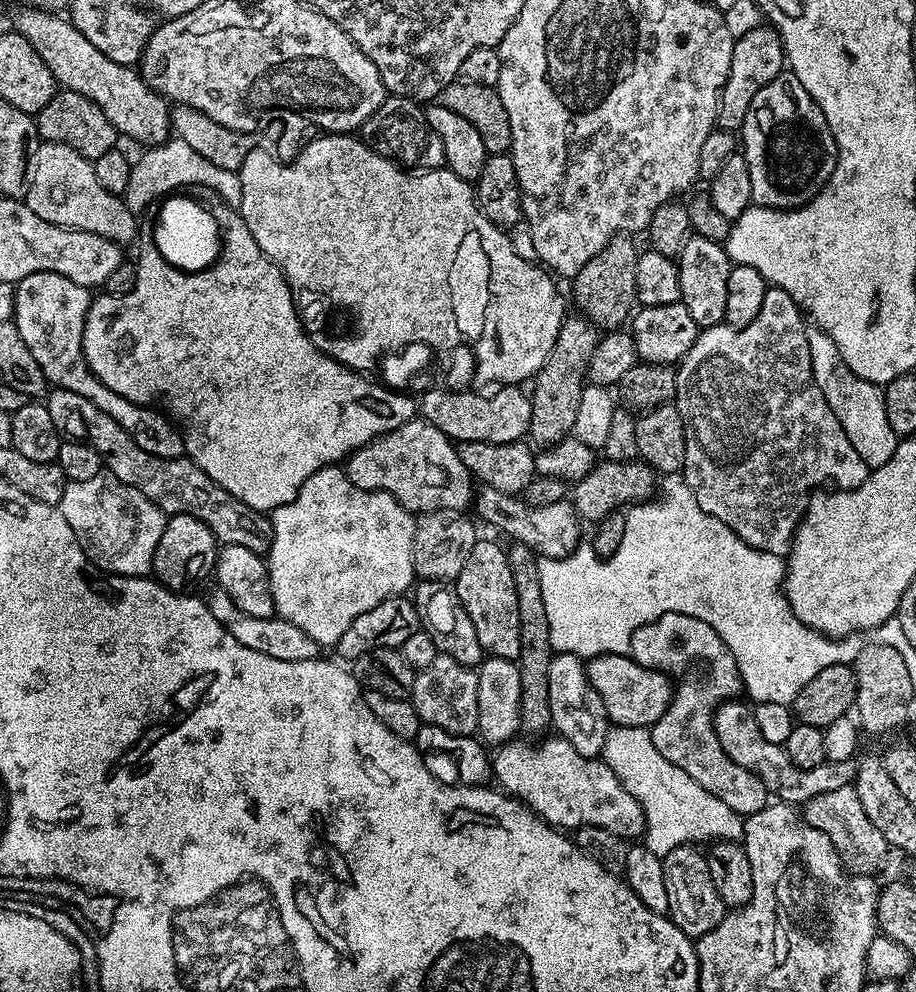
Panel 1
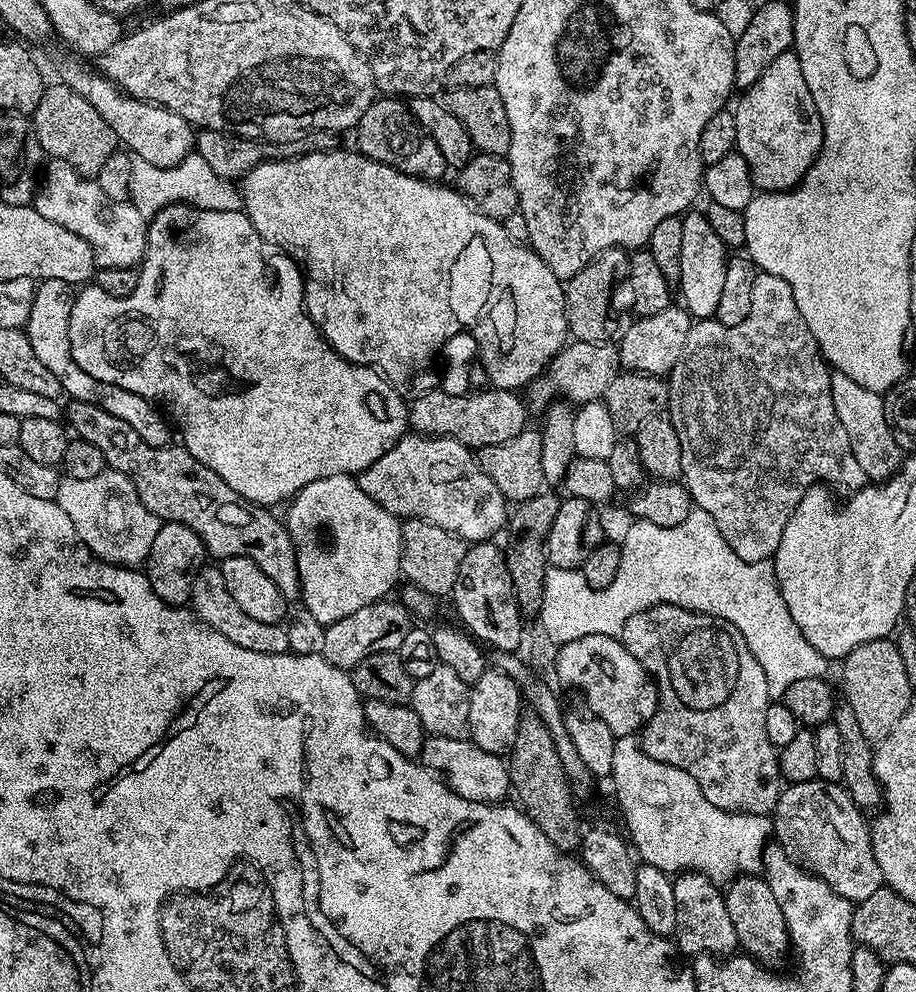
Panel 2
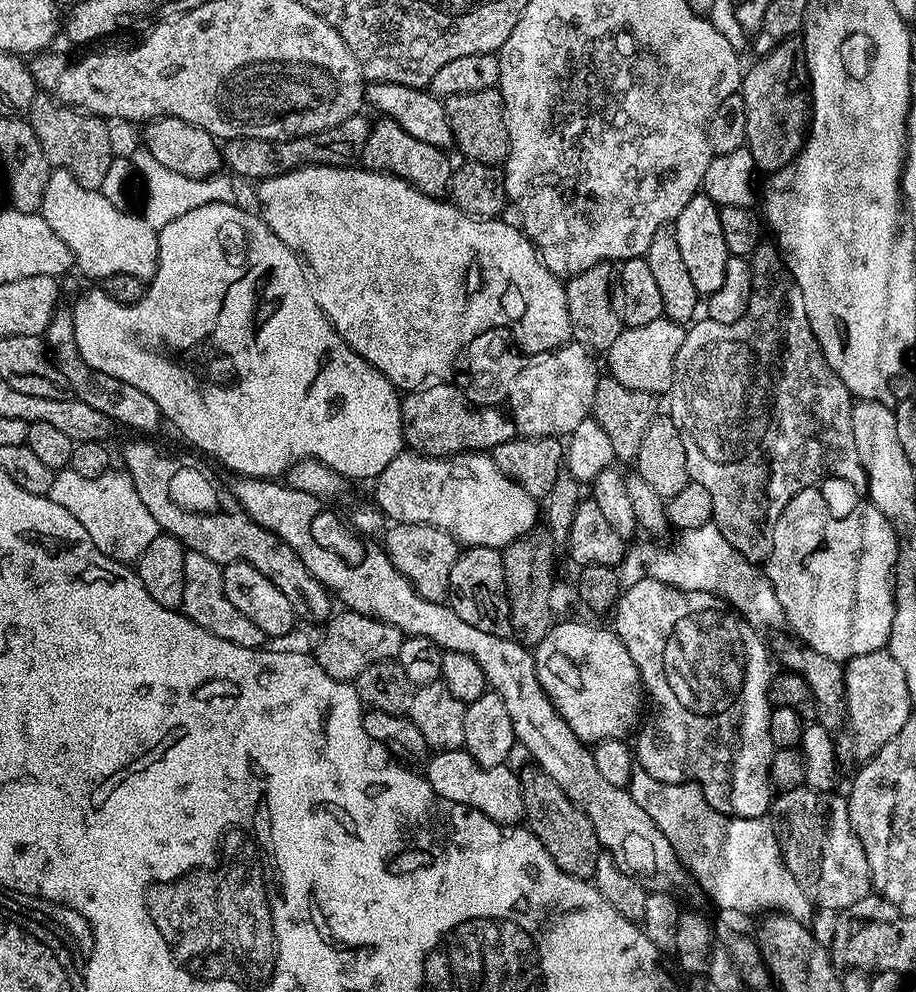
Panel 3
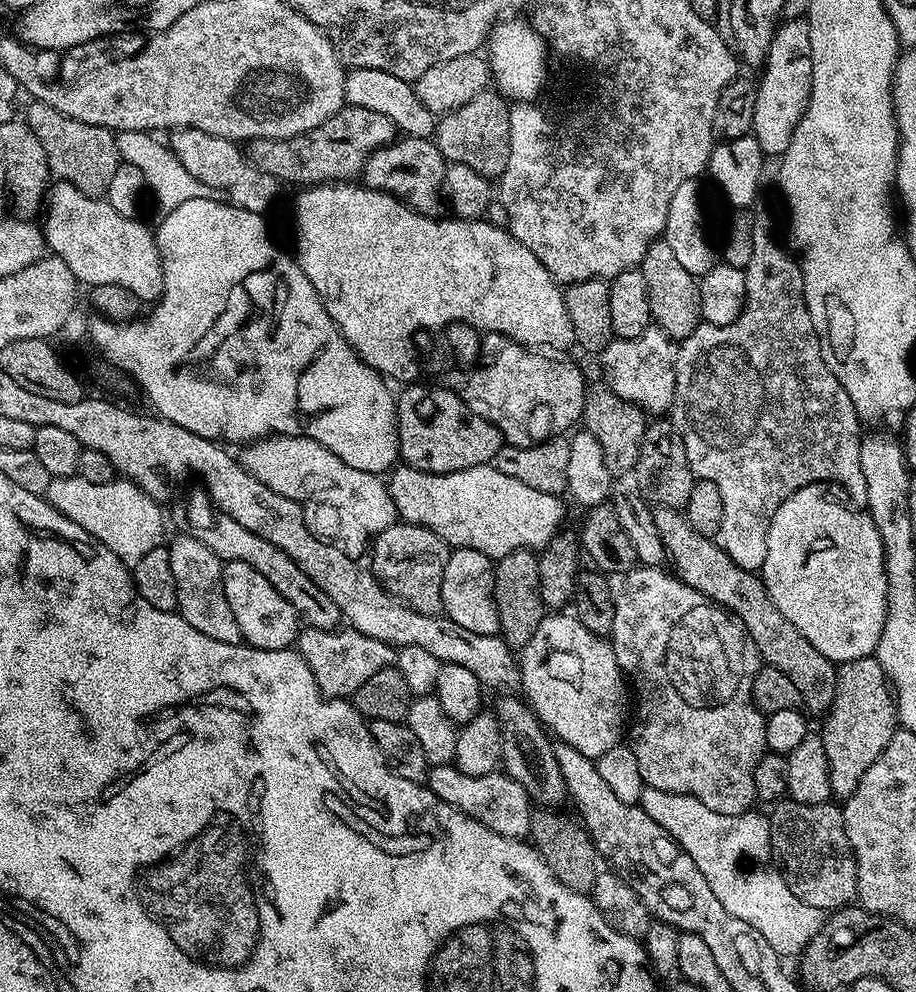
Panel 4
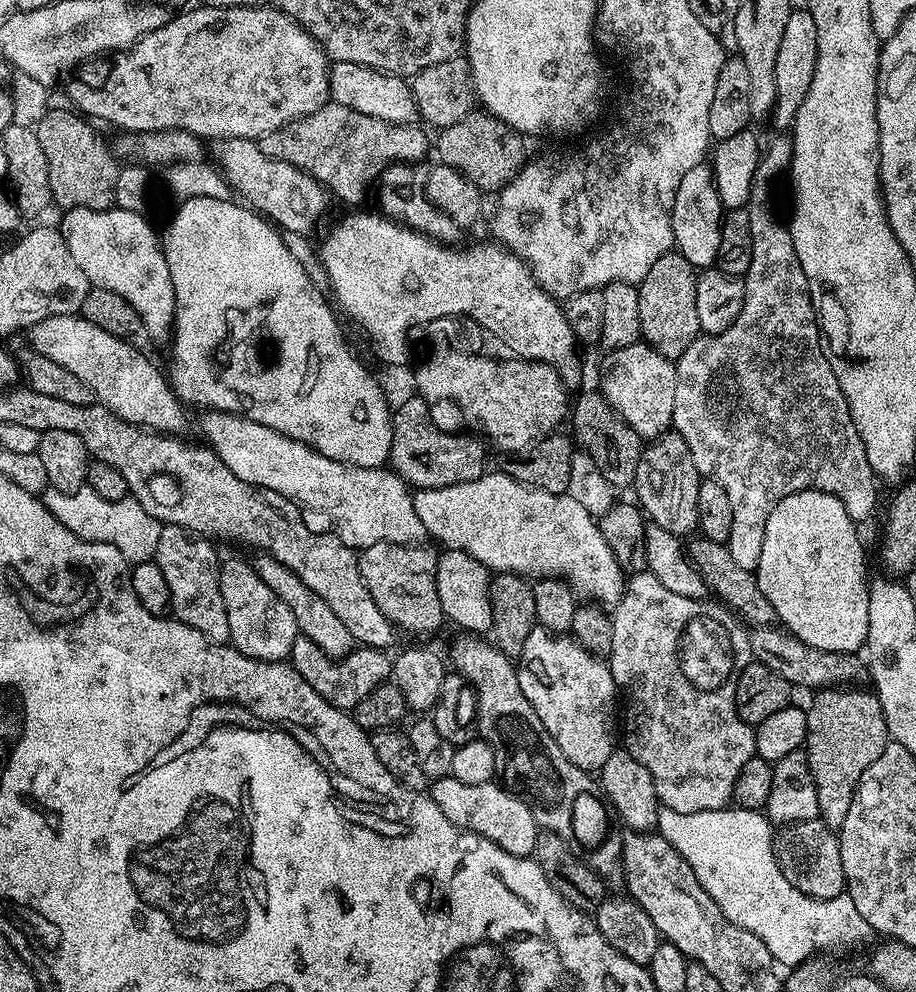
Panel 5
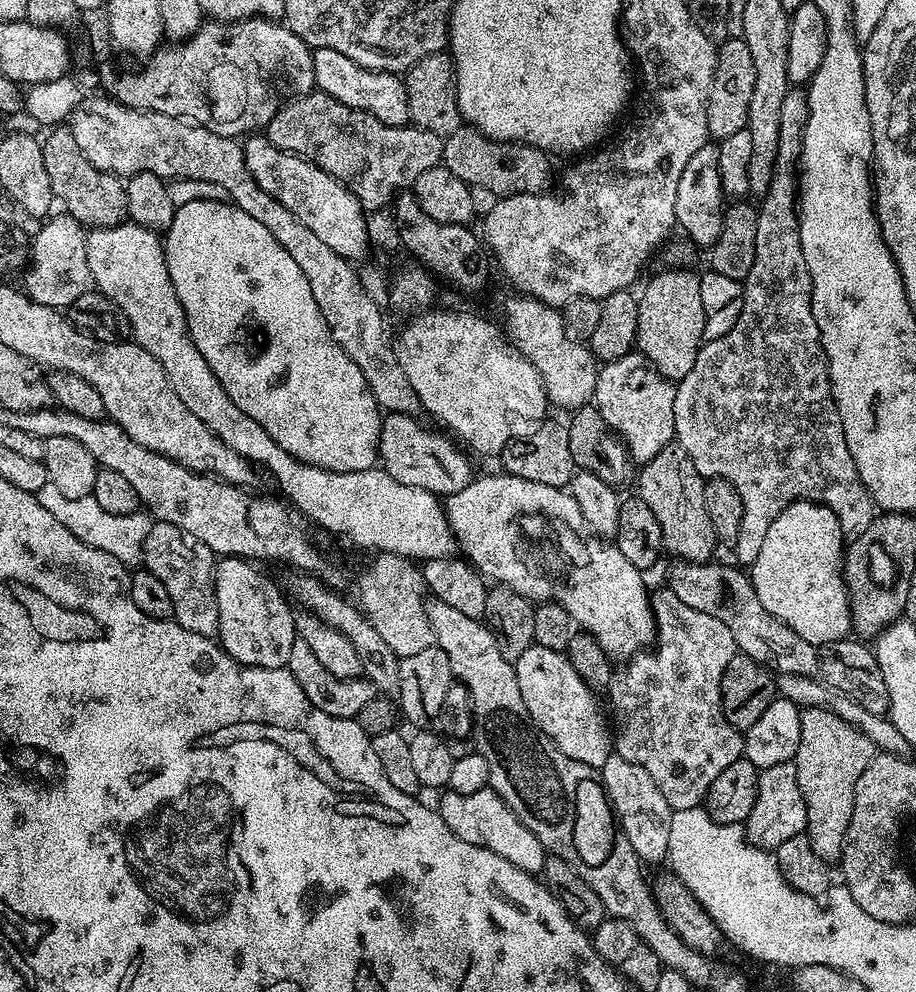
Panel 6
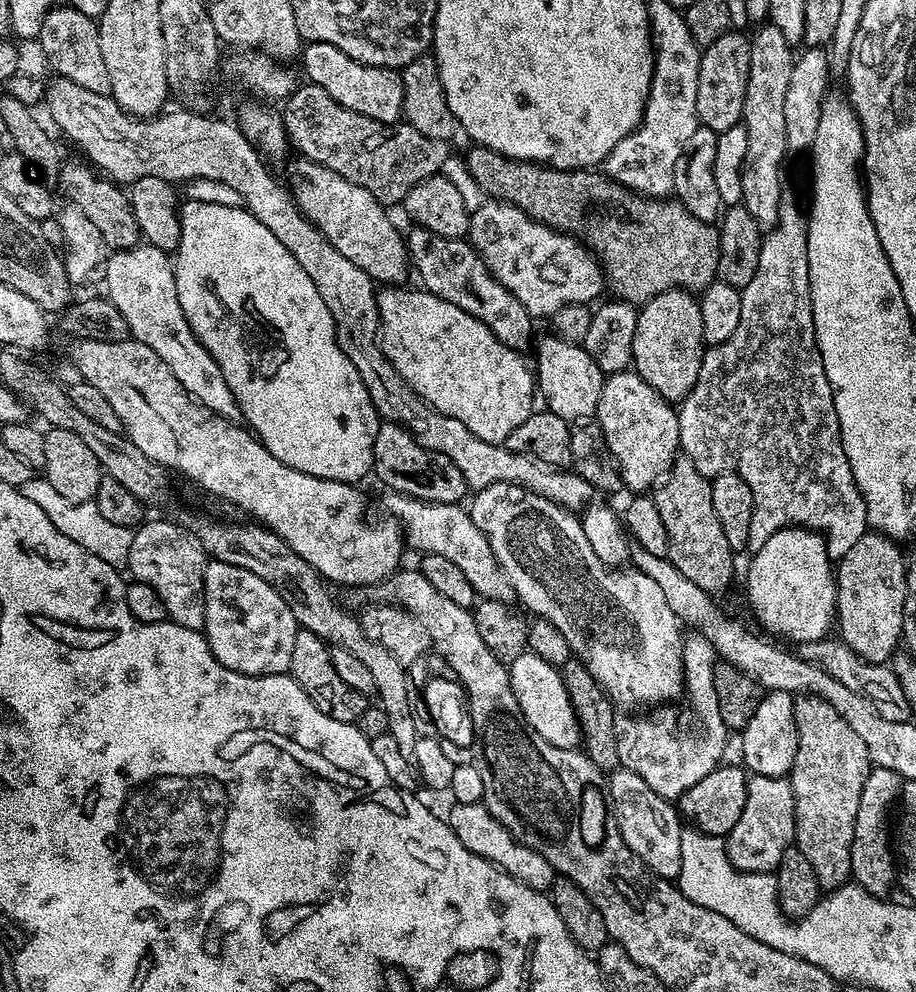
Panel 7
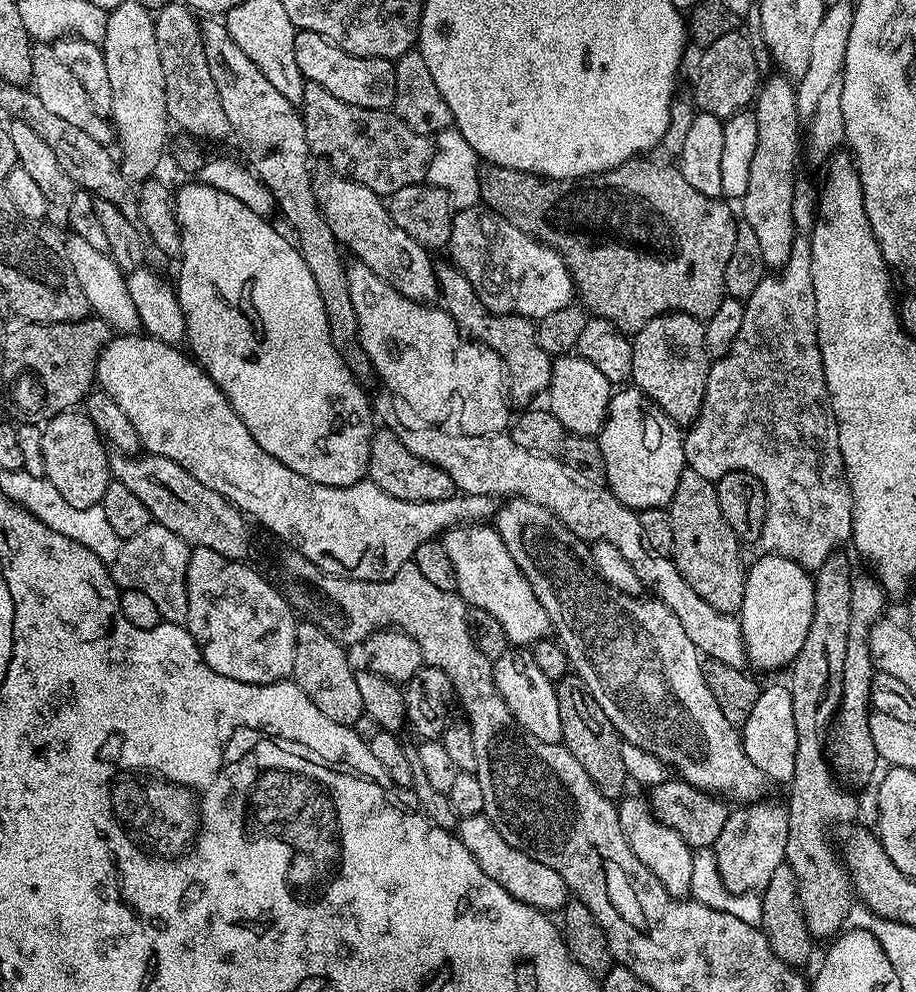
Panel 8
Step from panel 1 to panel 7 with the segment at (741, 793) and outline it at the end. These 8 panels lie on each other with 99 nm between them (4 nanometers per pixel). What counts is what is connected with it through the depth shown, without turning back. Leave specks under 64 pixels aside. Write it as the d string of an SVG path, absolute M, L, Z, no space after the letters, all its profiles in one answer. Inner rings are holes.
M699 634L684 636L684 690L686 701L700 719L700 729L688 728L672 706L660 706L643 714L620 714L614 722L620 767L638 774L661 798L679 801L690 786L702 782L706 774L721 767L730 730L718 714L718 694L714 691L714 666L718 657L712 643Z

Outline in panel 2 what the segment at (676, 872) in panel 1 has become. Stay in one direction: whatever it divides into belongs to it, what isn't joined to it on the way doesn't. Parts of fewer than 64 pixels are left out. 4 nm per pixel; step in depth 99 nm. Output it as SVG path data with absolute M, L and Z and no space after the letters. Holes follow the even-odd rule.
M701 872L679 873L673 879L674 902L678 902L678 926L674 933L674 943L685 957L714 956L727 958L737 951L738 945L734 934L734 922L726 910L723 891L717 881Z

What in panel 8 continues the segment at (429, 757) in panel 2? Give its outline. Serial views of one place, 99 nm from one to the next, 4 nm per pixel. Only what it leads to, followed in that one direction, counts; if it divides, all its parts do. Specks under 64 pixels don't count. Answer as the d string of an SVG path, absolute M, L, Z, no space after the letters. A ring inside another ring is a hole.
M487 816L459 817L458 835L462 846L474 854L474 862L478 862L478 866L482 866L482 870L486 870L486 874L514 898L549 914L559 913L568 903L570 893L566 882L562 882L562 874L558 874L558 870L550 870L550 866L542 866L542 862L530 858L530 854L520 848L510 846Z

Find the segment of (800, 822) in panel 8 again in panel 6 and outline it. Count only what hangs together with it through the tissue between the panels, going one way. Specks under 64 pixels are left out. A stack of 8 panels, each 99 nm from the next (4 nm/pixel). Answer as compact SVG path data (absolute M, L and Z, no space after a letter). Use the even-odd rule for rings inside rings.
M806 708L801 711L802 734L796 759L798 786L806 802L806 835L814 854L826 862L839 861L844 852L850 814L854 814L854 790L862 770L878 754L876 745L829 708Z

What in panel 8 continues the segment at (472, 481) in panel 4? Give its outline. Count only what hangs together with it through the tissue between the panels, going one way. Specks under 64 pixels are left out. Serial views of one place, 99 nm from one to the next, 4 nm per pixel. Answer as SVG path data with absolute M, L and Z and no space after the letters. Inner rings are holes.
M505 499L497 507L494 527L506 550L510 550L510 558L514 558L526 582L530 582L530 590L542 602L542 610L546 610L571 671L594 694L594 702L602 706L623 743L654 754L671 771L673 768L679 779L725 801L755 802L767 793L764 791L770 787L768 776L746 758L737 725L726 722L726 714L722 714L718 702L714 702L714 694L710 694L710 686L706 686L699 650L690 642L686 630L682 630L682 622L674 618L661 600L644 594L631 596L610 587L592 564L591 547L578 539L553 512L534 502Z

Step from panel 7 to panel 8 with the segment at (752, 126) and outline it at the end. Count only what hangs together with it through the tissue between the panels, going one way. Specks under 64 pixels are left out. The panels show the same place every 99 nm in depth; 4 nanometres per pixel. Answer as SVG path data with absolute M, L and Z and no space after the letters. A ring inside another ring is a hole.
M775 74L761 83L754 101L754 111L758 122L758 146L754 150L754 159L750 161L750 182L742 201L744 207L743 223L754 226L758 242L762 245L762 258L769 269L779 270L790 258L792 243L796 237L796 223L792 217L794 186L798 179L796 159L802 156L802 118L796 113L796 90L793 81L783 74Z

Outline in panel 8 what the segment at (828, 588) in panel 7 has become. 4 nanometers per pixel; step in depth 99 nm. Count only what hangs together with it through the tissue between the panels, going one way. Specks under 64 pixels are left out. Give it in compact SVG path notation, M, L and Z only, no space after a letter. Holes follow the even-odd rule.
M764 554L761 560L751 561L746 572L746 594L738 613L744 649L748 655L748 664L756 668L780 668L791 665L792 659L802 650L806 634L810 630L810 618L814 618L813 573L798 562L786 556Z

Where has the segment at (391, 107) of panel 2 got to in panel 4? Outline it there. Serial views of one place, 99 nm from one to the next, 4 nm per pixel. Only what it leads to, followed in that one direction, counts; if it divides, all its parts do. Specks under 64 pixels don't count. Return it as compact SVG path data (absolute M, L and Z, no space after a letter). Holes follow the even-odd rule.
M401 135L391 144L382 146L366 158L366 166L362 173L365 188L373 188L379 192L391 192L408 207L424 216L443 217L446 212L444 199L444 170L446 161L438 150L435 139L414 138Z

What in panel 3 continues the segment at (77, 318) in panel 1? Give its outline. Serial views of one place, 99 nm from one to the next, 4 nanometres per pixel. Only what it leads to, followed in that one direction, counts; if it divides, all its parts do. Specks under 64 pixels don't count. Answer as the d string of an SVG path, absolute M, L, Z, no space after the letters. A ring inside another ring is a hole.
M57 307L46 333L46 347L58 370L62 370L62 374L67 378L69 389L74 393L75 399L86 402L86 406L94 406L94 410L106 414L109 420L119 427L121 424L124 428L133 428L136 431L133 433L136 434L148 434L144 432L152 432L162 424L160 407L158 402L154 402L154 398L142 394L142 390L137 390L136 387L118 378L101 376L100 373L93 372L90 366L86 366L86 362L82 362L82 354L78 354L78 342L74 342L71 307Z

